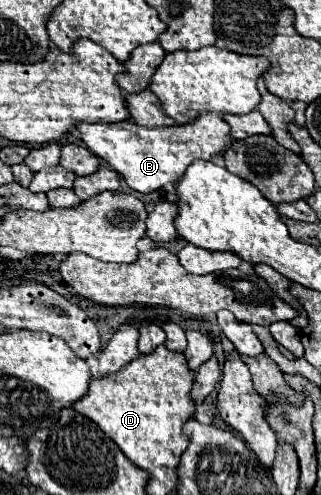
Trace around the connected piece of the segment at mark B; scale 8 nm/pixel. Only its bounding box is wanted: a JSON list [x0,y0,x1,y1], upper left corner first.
[75,111,229,193]

